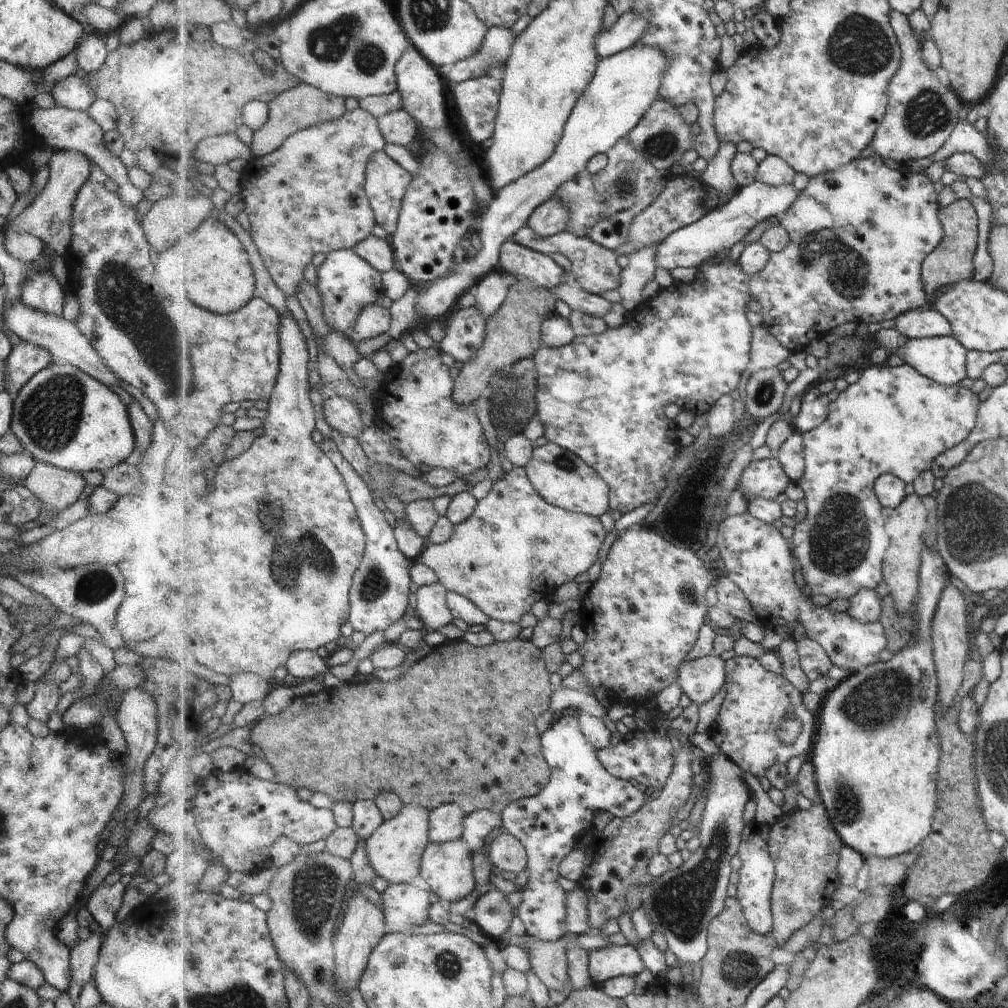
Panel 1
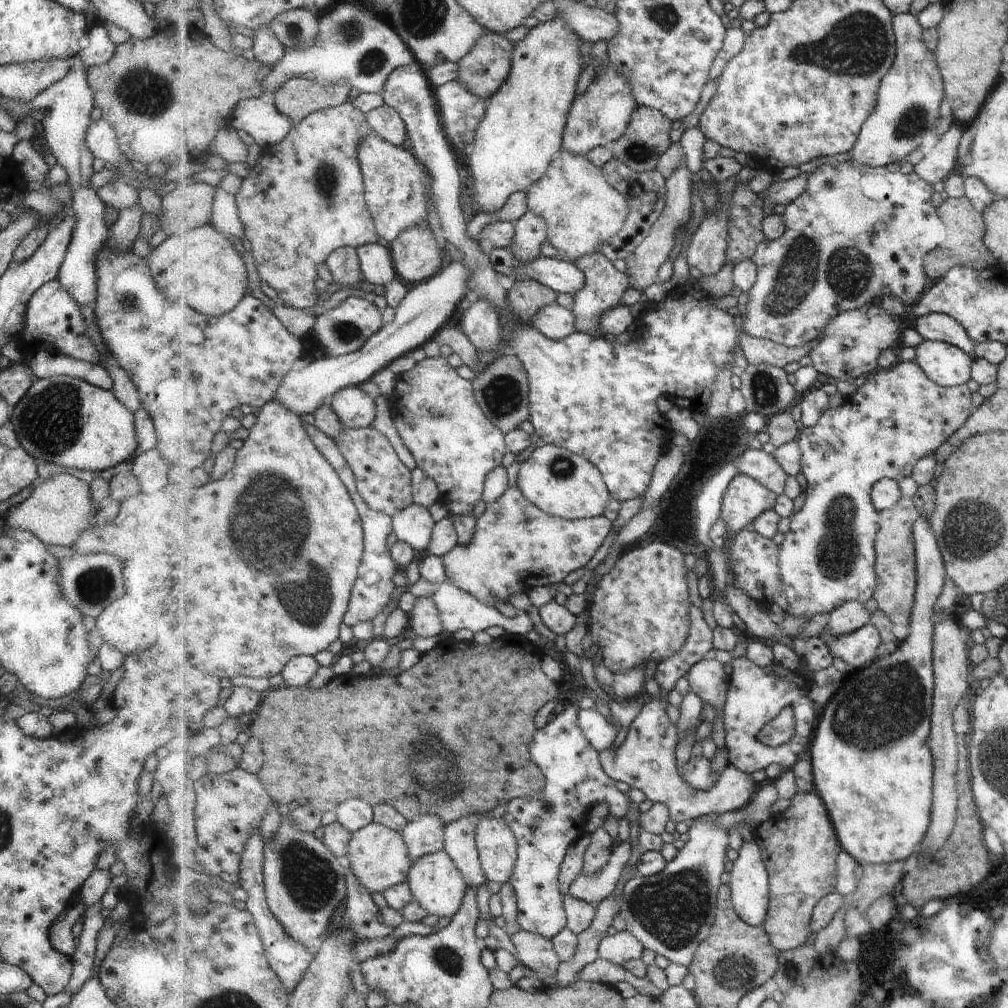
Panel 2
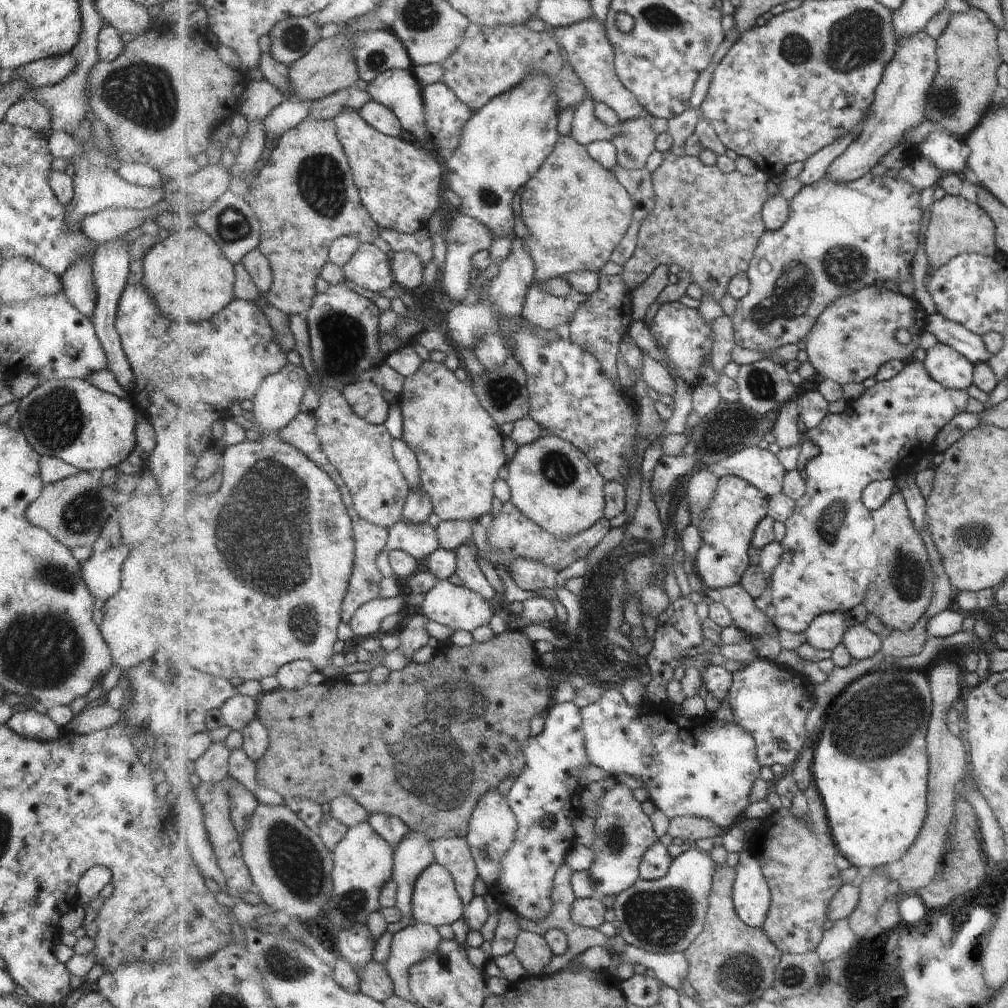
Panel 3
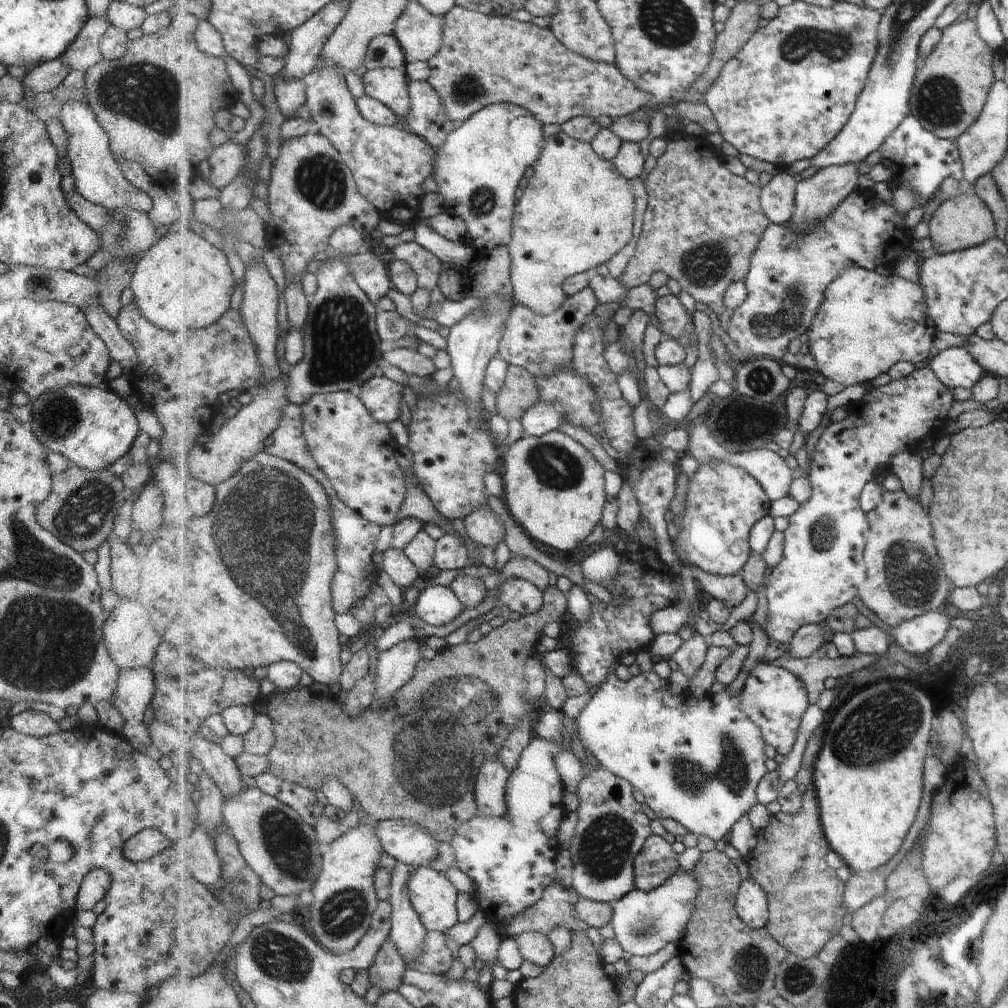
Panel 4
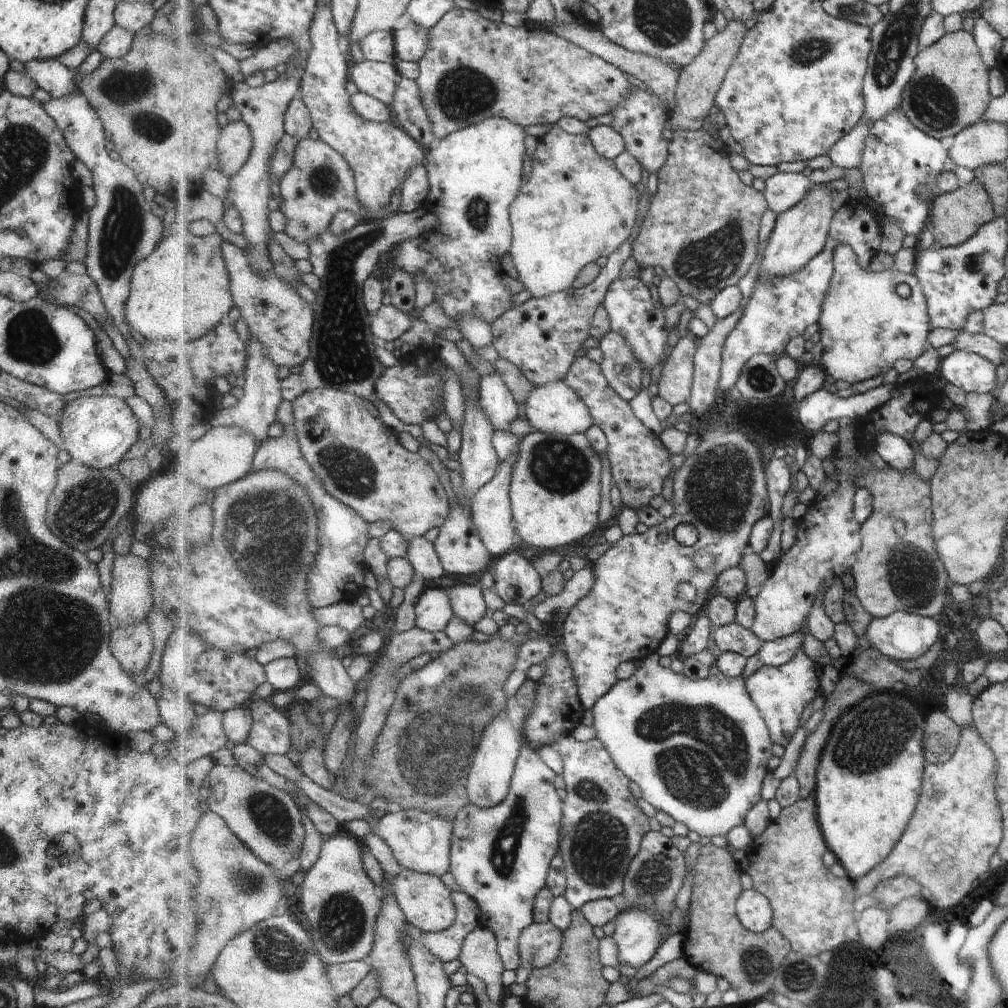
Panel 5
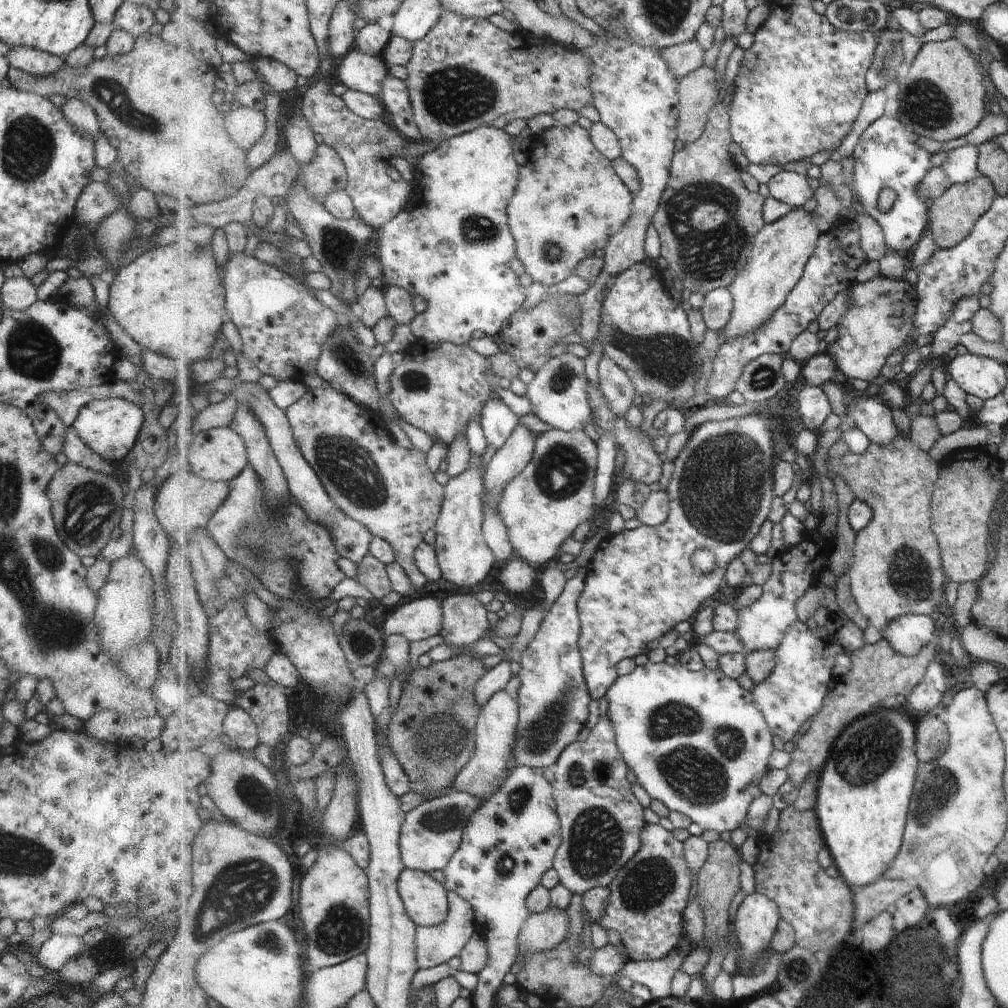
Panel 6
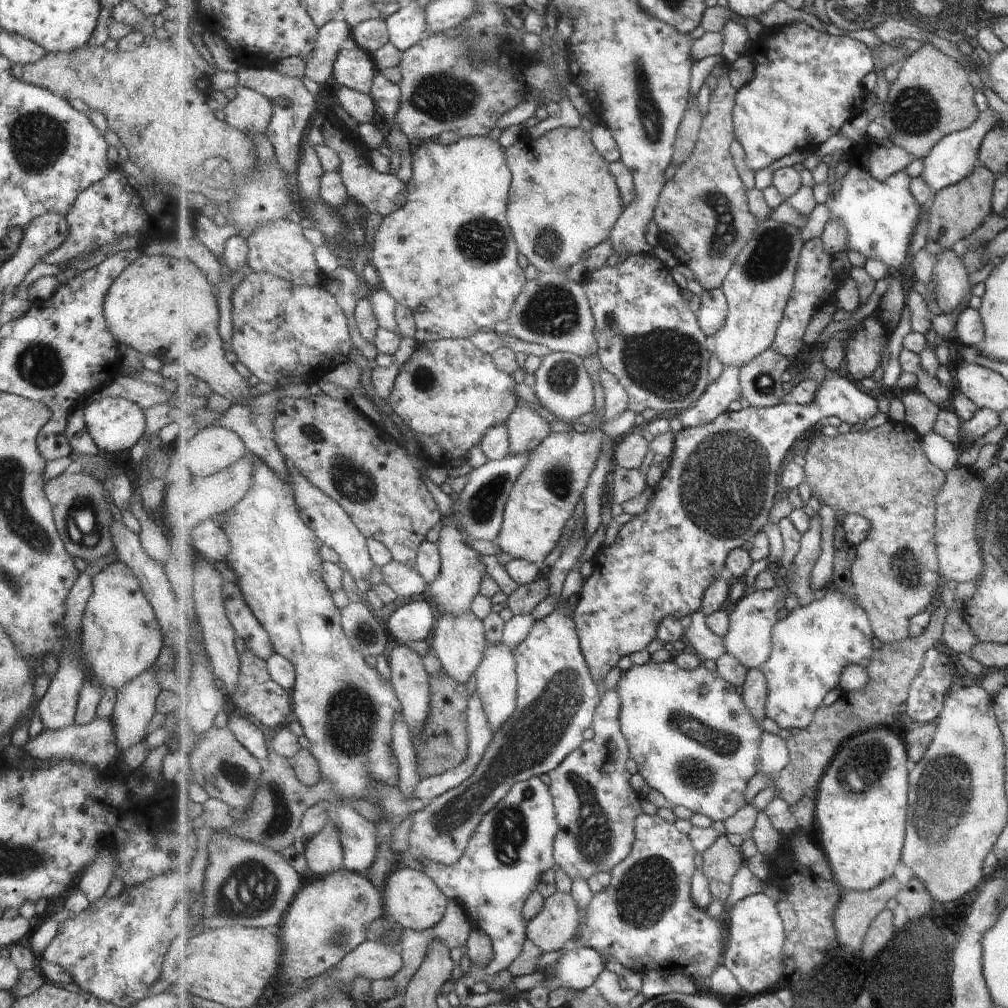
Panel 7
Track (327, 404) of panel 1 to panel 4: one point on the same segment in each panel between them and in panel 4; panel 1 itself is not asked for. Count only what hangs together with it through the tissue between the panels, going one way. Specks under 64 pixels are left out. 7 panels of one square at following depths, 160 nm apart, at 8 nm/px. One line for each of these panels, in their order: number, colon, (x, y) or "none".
2: (355, 409)
3: (365, 398)
4: (382, 395)

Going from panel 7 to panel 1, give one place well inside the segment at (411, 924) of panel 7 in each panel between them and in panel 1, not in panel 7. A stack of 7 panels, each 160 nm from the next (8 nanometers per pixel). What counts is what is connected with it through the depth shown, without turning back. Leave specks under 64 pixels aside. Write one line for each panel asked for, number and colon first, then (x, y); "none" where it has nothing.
1: (447, 867)
2: (437, 883)
3: (436, 902)
4: (433, 895)
5: (427, 903)
6: (426, 900)

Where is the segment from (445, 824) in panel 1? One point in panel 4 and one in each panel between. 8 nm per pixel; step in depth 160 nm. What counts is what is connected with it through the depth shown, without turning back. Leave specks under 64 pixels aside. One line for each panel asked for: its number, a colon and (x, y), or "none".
2: (425, 835)
3: (413, 856)
4: (408, 933)

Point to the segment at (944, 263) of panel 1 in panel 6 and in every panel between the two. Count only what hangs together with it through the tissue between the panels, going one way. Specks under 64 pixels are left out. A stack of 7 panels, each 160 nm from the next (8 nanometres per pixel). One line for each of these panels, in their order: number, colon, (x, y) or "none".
2: (965, 247)
3: (956, 226)
4: (964, 221)
5: (955, 217)
6: (952, 215)

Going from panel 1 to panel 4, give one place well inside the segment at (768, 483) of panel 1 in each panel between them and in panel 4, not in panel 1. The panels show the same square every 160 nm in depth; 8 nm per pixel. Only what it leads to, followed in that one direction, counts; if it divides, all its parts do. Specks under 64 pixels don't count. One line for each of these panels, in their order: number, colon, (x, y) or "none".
2: (746, 498)
3: (727, 531)
4: (723, 503)

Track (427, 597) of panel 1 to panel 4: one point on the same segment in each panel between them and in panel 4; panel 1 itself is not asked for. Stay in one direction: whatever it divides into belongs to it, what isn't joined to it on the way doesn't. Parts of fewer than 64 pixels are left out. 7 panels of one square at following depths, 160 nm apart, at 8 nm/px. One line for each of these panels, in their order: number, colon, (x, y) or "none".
2: (425, 620)
3: (413, 636)
4: (396, 666)

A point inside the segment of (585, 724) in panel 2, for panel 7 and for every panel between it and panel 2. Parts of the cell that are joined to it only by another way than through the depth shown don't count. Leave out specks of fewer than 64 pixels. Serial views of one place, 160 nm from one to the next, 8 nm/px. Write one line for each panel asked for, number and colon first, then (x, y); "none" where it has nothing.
3: (689, 769)
4: (701, 764)
5: (699, 750)
6: (696, 740)
7: (693, 738)

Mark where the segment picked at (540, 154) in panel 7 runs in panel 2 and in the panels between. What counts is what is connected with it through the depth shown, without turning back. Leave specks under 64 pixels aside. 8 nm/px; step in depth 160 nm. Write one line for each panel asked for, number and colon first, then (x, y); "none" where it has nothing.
2: (582, 210)
3: (577, 212)
4: (578, 211)
5: (575, 206)
6: (570, 202)

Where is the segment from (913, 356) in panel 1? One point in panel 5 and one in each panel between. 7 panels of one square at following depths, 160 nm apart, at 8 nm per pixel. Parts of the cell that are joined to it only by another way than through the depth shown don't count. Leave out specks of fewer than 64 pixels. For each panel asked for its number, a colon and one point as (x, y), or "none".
2: (946, 364)
3: (945, 365)
4: (954, 366)
5: (973, 373)

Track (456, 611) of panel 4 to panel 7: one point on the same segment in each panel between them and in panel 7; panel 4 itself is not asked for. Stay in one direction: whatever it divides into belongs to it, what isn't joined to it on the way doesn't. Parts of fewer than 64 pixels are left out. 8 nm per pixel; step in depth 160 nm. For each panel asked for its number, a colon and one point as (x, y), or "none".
5: (434, 610)
6: (417, 619)
7: (413, 622)

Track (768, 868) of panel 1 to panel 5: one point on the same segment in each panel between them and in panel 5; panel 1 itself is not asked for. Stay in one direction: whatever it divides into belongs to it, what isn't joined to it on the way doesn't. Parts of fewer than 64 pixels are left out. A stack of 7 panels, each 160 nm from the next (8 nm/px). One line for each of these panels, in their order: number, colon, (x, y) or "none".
2: (750, 880)
3: (752, 897)
4: (752, 904)
5: (754, 909)

